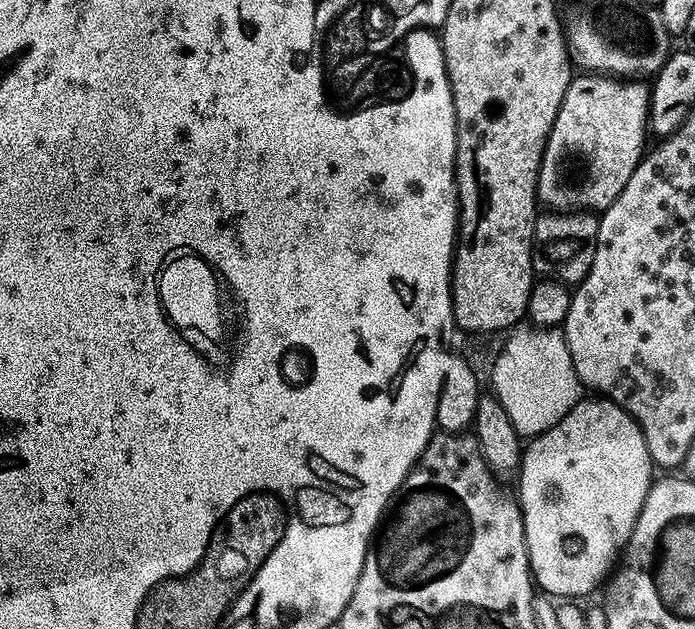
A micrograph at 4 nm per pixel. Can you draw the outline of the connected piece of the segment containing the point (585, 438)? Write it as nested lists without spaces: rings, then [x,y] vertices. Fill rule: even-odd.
[[[603,398],[592,399],[596,400],[581,399],[580,403],[575,404],[553,428],[546,430],[541,436],[535,437],[529,443],[532,445],[529,448],[527,445],[523,449],[518,469],[518,477],[520,476],[520,496],[518,495],[518,503],[520,505],[520,517],[524,519],[524,537],[526,538],[526,546],[528,547],[528,565],[532,568],[532,579],[535,587],[541,593],[544,591],[549,592],[552,596],[560,596],[556,598],[580,598],[576,596],[584,596],[587,592],[594,591],[600,583],[601,587],[609,579],[618,557],[623,553],[630,534],[634,530],[636,519],[646,502],[646,494],[650,490],[654,479],[654,465],[648,453],[644,435],[639,426],[636,425],[632,415],[629,412],[625,412],[624,409],[619,408],[618,405],[613,404],[610,400]]]

